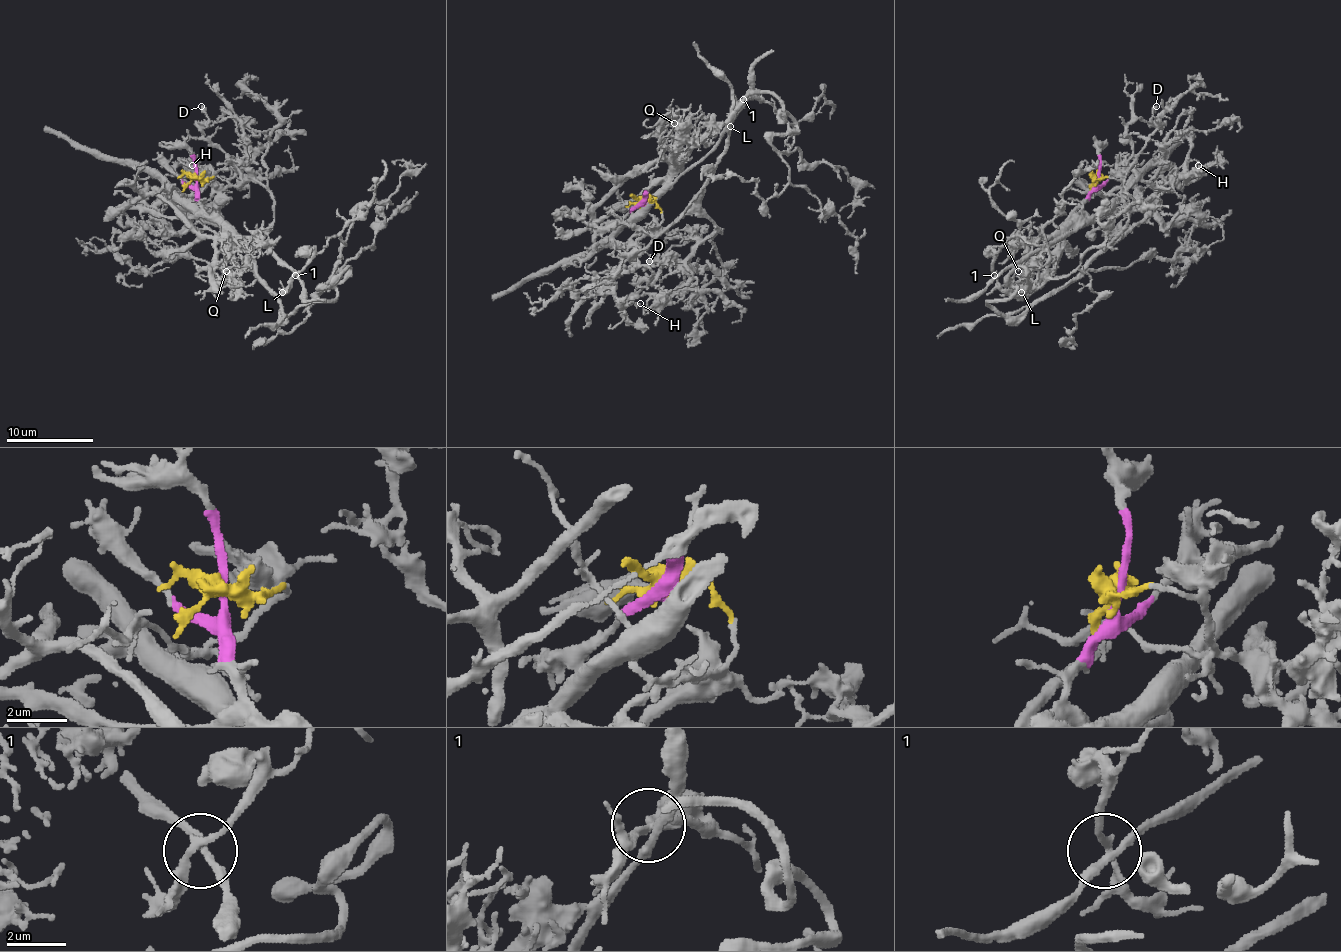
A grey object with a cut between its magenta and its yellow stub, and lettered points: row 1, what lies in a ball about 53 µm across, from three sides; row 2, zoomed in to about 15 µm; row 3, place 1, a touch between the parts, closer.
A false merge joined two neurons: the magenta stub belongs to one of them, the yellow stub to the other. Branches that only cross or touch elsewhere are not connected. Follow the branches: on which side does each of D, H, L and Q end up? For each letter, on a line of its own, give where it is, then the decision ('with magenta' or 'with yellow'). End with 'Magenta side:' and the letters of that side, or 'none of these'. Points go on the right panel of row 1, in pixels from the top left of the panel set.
D: place (1156, 106); with yellow
H: place (1198, 165); with yellow
L: place (1021, 292); with yellow
Q: place (1018, 271); with magenta
Magenta side: Q

